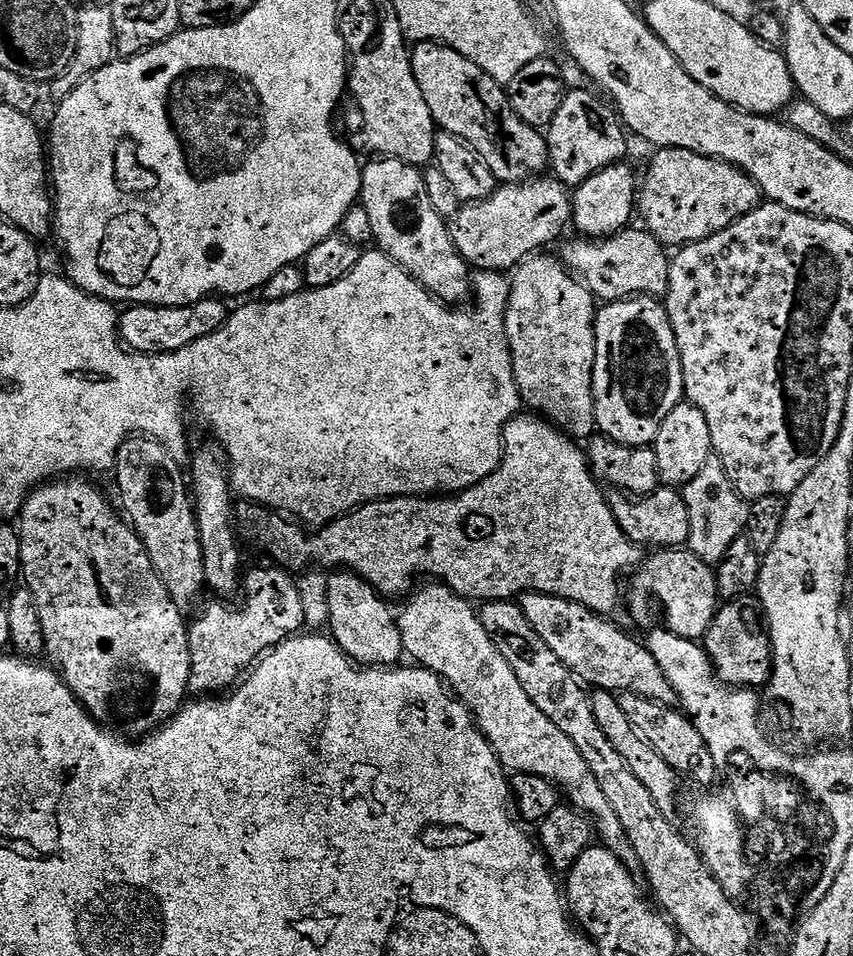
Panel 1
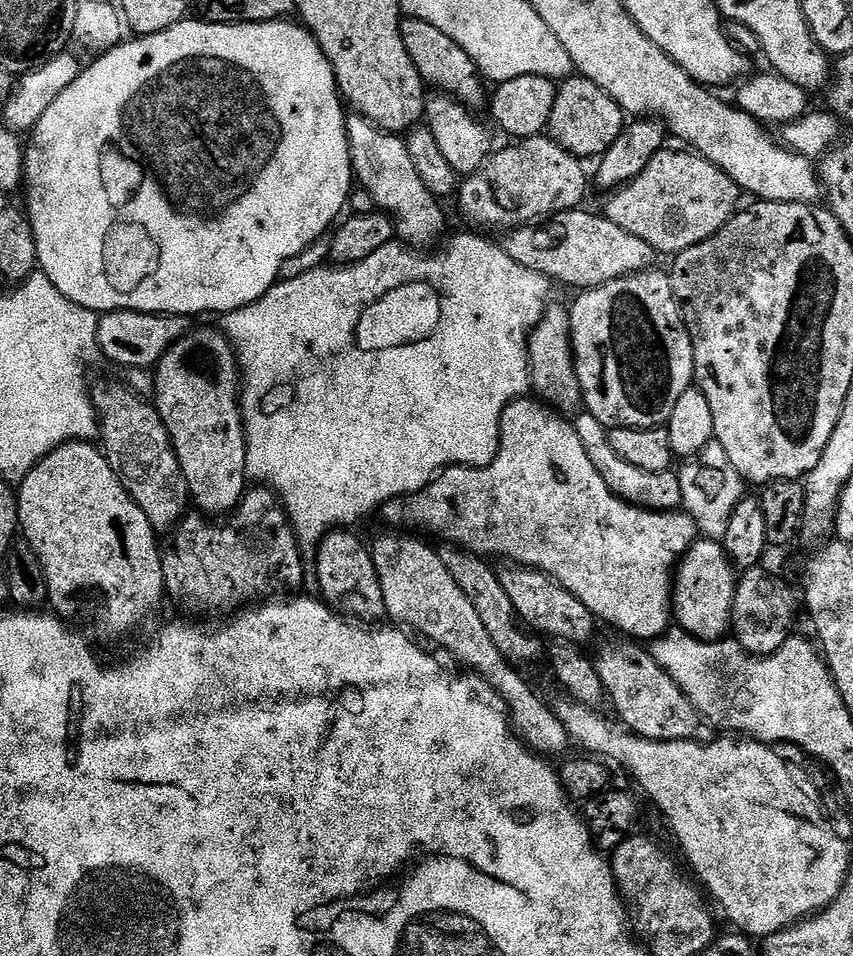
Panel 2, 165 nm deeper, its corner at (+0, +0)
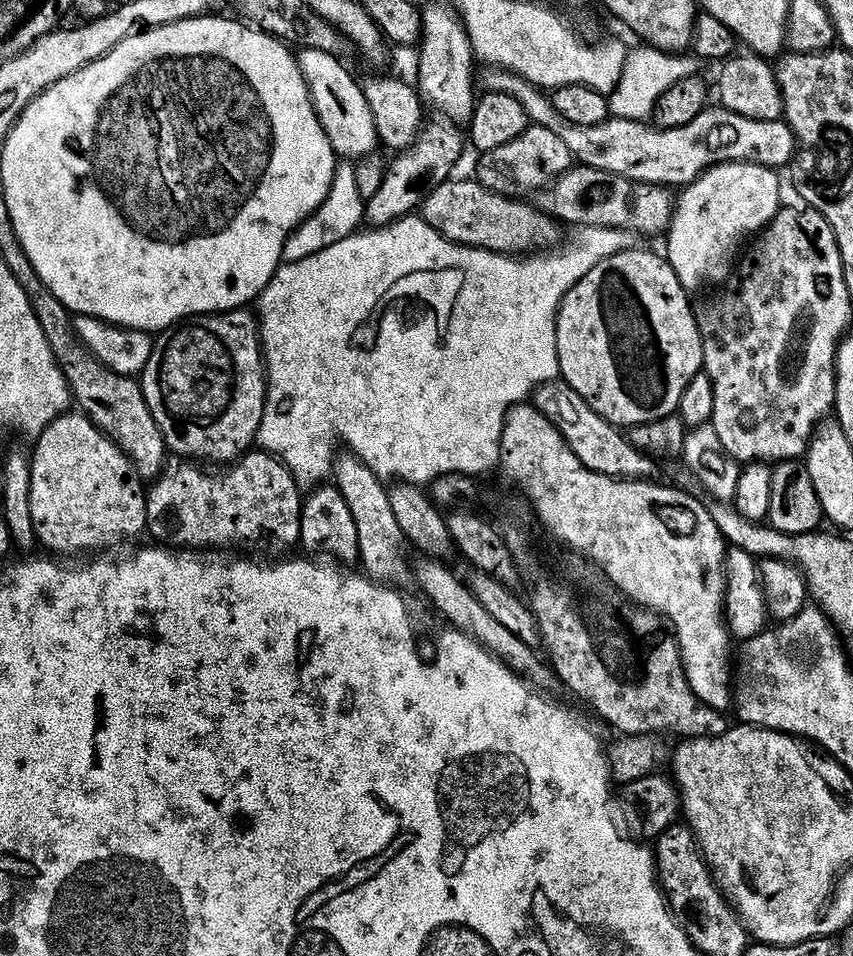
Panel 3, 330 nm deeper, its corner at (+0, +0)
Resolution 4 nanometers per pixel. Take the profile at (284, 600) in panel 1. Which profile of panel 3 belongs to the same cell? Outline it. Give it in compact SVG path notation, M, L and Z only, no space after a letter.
M263 450L249 451L227 470L217 471L220 472L217 476L200 468L203 467L199 463L184 458L169 459L160 479L147 489L146 532L149 537L152 535L156 539L153 541L163 542L176 550L228 550L224 548L244 544L247 540L252 544L259 540L272 540L276 548L292 548L301 543L300 516L304 512L304 500L300 496L302 488L292 477L290 469L276 456Z

